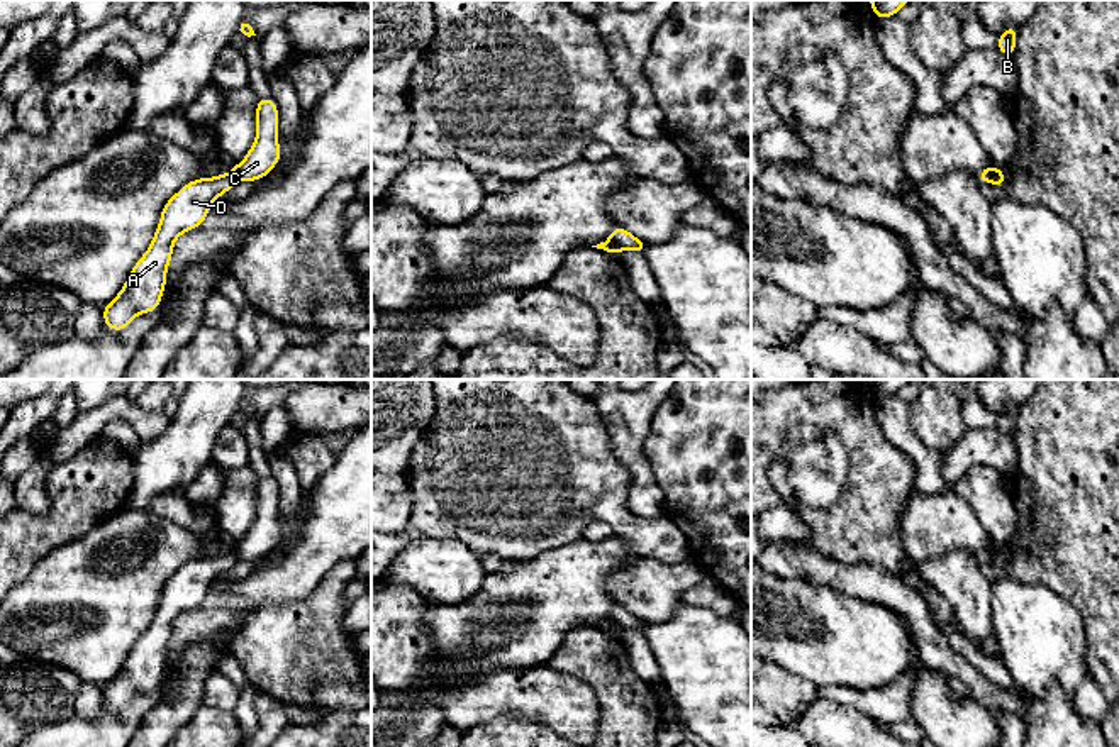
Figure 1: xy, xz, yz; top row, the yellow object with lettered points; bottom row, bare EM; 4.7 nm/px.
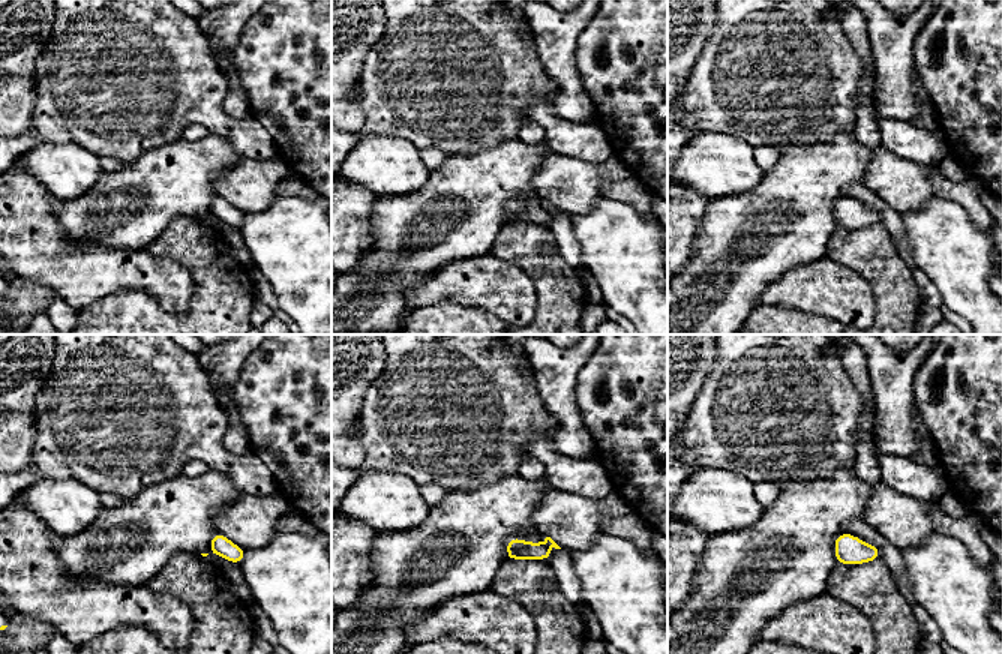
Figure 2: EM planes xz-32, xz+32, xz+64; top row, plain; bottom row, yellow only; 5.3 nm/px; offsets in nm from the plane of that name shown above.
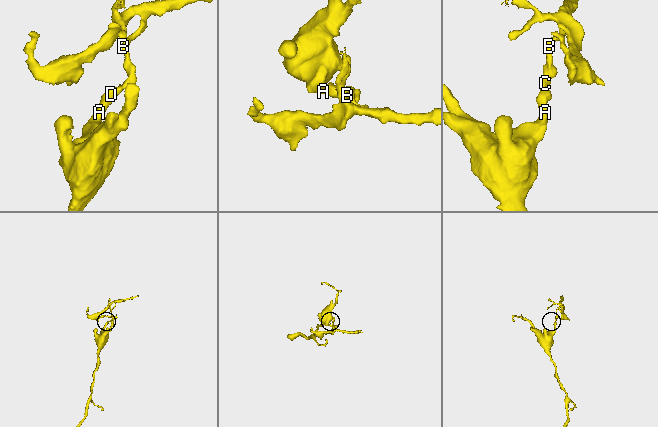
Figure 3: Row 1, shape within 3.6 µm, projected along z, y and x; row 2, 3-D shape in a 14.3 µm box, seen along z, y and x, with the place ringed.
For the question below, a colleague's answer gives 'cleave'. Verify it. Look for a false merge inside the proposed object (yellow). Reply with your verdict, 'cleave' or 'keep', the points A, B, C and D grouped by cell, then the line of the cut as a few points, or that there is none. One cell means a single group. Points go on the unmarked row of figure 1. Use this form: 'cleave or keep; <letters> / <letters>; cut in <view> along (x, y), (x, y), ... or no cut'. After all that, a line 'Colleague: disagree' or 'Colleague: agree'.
cleave; A D / B C; cut in xz along (609, 619), (619, 629)
Colleague: agree

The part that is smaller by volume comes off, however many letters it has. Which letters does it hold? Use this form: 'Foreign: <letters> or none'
Foreign: B, C

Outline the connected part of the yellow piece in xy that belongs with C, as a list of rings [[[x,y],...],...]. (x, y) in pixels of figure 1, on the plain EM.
[[[259,478],[256,484],[256,518],[246,537],[234,544],[239,561],[263,559],[280,540],[278,484],[271,478]]]

